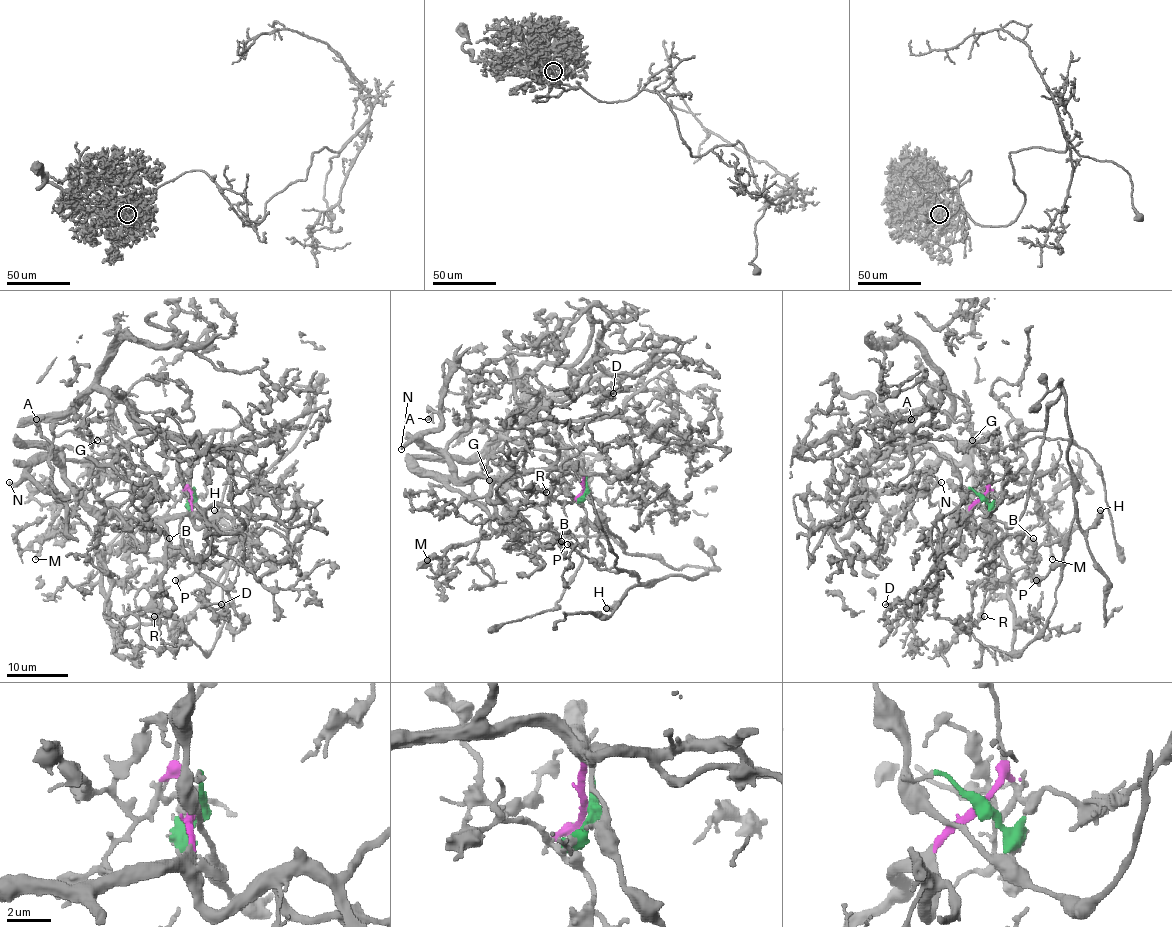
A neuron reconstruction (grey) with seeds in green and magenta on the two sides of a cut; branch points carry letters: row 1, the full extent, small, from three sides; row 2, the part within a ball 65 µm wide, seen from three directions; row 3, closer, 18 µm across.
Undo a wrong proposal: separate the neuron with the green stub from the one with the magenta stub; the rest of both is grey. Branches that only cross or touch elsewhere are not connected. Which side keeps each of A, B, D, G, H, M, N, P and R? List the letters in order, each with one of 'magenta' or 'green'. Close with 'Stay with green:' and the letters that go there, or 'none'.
A: magenta
B: magenta
D: magenta
G: magenta
H: green
M: magenta
N: magenta
P: green
R: magenta
Stay with green: H, P

